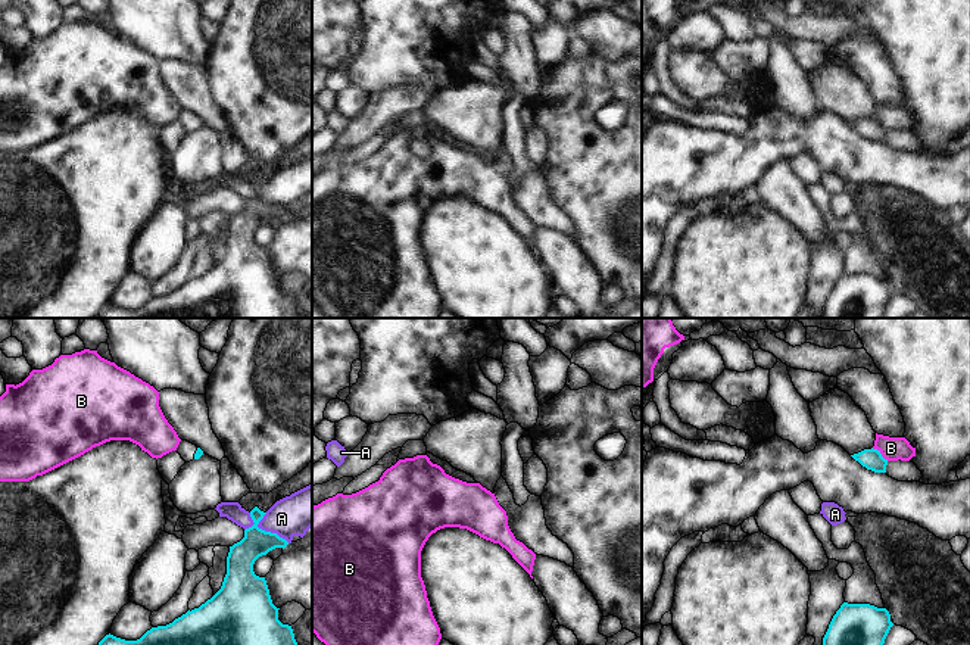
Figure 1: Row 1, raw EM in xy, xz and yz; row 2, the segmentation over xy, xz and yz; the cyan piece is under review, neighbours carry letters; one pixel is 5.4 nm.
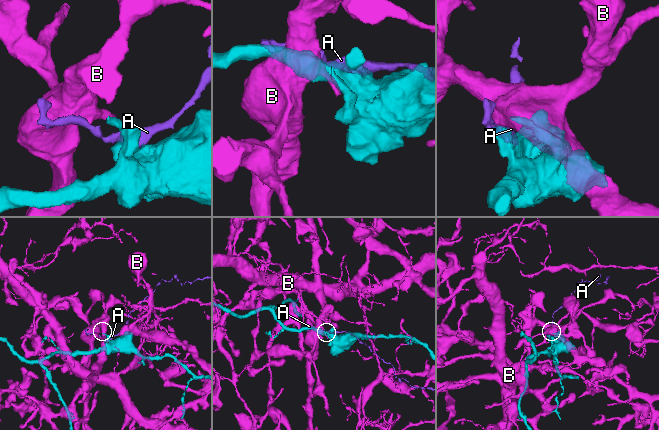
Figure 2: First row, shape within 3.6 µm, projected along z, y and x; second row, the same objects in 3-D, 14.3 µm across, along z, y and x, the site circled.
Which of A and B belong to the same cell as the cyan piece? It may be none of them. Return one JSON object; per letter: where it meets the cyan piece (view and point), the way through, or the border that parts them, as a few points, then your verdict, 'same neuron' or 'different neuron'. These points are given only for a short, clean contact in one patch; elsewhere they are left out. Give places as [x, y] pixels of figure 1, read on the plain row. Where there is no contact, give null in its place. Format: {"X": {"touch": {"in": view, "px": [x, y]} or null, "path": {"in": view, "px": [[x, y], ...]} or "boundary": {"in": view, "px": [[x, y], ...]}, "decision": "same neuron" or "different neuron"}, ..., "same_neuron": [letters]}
{"A": {"touch": {"in": "xy", "px": [267, 202]}, "boundary": {"in": "xy", "px": [[249, 183], [259, 198], [275, 202], [289, 212]]}, "decision": "different neuron"}, "B": {"touch": {"in": "yz", "px": [880, 124]}, "boundary": {"in": "yz", "px": [[872, 118], [888, 130]]}, "decision": "different neuron"}, "same_neuron": []}

